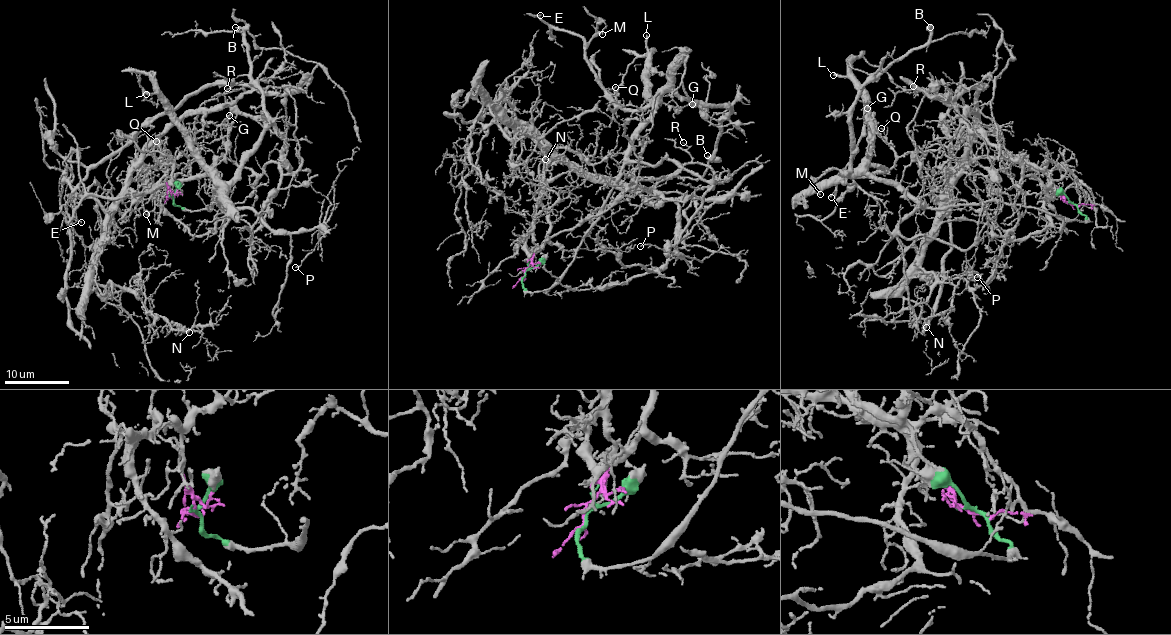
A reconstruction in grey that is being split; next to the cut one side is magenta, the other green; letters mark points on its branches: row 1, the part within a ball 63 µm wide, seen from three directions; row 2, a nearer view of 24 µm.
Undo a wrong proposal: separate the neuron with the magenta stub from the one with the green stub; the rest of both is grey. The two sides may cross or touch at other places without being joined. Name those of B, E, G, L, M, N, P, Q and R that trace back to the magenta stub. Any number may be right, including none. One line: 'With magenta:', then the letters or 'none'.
With magenta: N, R

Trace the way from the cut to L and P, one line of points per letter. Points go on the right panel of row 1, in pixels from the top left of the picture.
L: (1073, 204), (1086, 220), (999, 201), (917, 203), (868, 169), (862, 96), (848, 77), (833, 75)
P: (1073, 204), (1086, 220), (999, 201), (922, 206), (899, 220), (894, 235), (972, 246), (976, 277)

